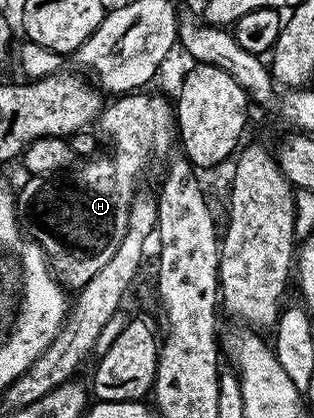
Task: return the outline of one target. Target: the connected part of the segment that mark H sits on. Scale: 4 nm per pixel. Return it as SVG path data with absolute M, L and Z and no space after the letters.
M125 93L119 97L113 98L111 100L113 103L110 104L109 107L107 104L107 106L105 106L103 110L101 110L98 116L98 128L100 127L101 133L104 135L108 135L109 141L113 143L112 152L110 152L109 155L100 155L97 157L97 159L92 159L89 161L89 163L82 164L80 168L78 168L79 166L77 166L75 170L73 170L71 173L53 173L51 175L28 175L27 178L25 178L26 181L24 183L24 188L22 188L21 191L18 191L18 194L16 195L16 217L22 228L23 234L27 236L27 238L31 239L32 242L38 244L38 246L44 250L44 255L48 259L48 266L53 276L59 279L61 284L63 284L65 288L71 289L71 287L73 287L73 289L79 289L81 287L84 287L86 285L86 281L90 281L90 277L94 277L94 273L98 273L98 269L102 269L102 265L106 265L106 261L110 261L110 257L114 257L114 252L117 251L118 245L122 245L122 237L126 237L126 225L130 221L130 209L132 208L132 203L134 202L134 200L138 198L138 191L136 191L136 182L138 182L139 179L143 177L144 170L146 170L147 167L151 165L152 155L166 154L167 151L171 149L172 143L174 147L174 140L177 138L177 135L178 135L178 128L176 126L176 113L175 113L173 104L171 102L167 103L167 101L164 100L163 97L160 95L148 96L144 94L148 94L148 93Z

